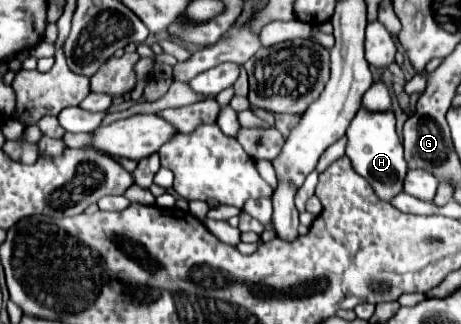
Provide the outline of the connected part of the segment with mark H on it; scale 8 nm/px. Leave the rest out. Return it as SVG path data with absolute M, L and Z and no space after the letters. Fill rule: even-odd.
M361 108L347 130L347 156L353 168L373 186L381 200L391 200L403 190L403 180L407 174L407 162L403 158L403 144L395 132L395 114L391 110L371 112Z

